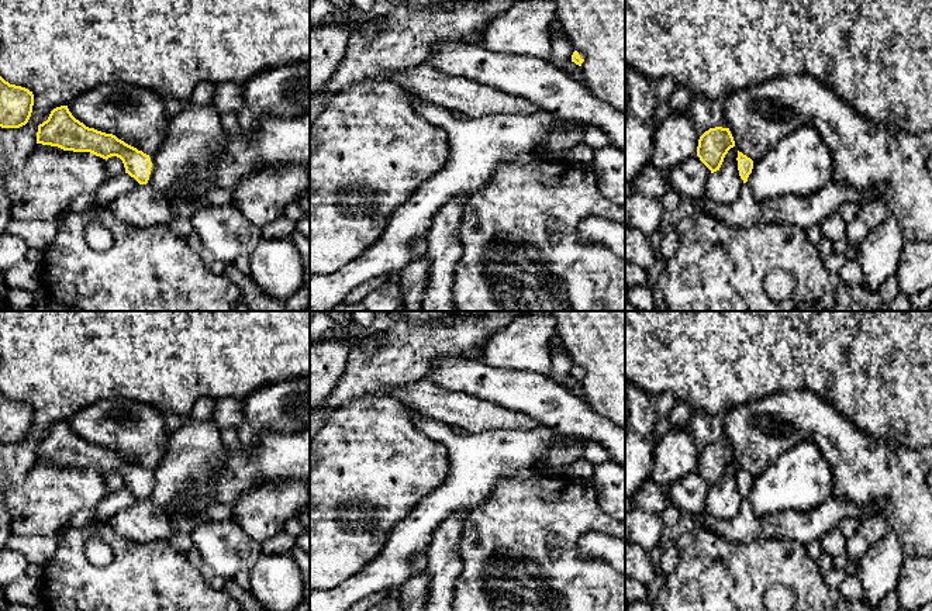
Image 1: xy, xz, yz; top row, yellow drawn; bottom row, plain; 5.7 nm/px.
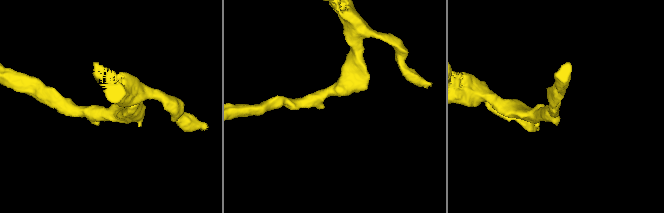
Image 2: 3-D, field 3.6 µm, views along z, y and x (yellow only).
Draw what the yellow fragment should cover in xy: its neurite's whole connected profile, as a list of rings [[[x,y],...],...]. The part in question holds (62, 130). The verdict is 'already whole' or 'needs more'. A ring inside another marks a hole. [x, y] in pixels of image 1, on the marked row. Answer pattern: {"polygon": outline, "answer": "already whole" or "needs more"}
{"polygon": [[[68,106],[56,107],[46,121],[38,125],[37,144],[58,146],[63,151],[90,152],[103,159],[117,156],[125,173],[139,184],[146,184],[152,162],[149,155],[125,144],[113,134],[86,127],[76,120]]], "answer": "already whole"}

